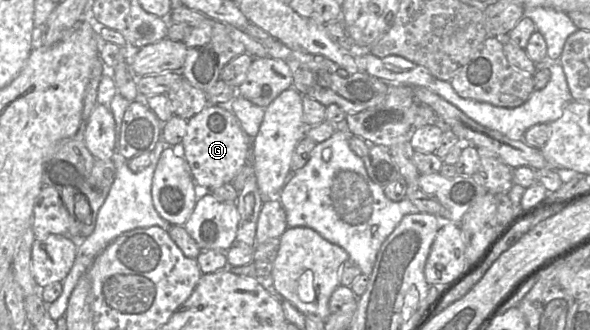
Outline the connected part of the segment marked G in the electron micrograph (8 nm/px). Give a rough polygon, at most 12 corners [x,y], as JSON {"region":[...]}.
{"region":[[228,105],[187,120],[179,151],[200,191],[231,183],[251,140]]}

